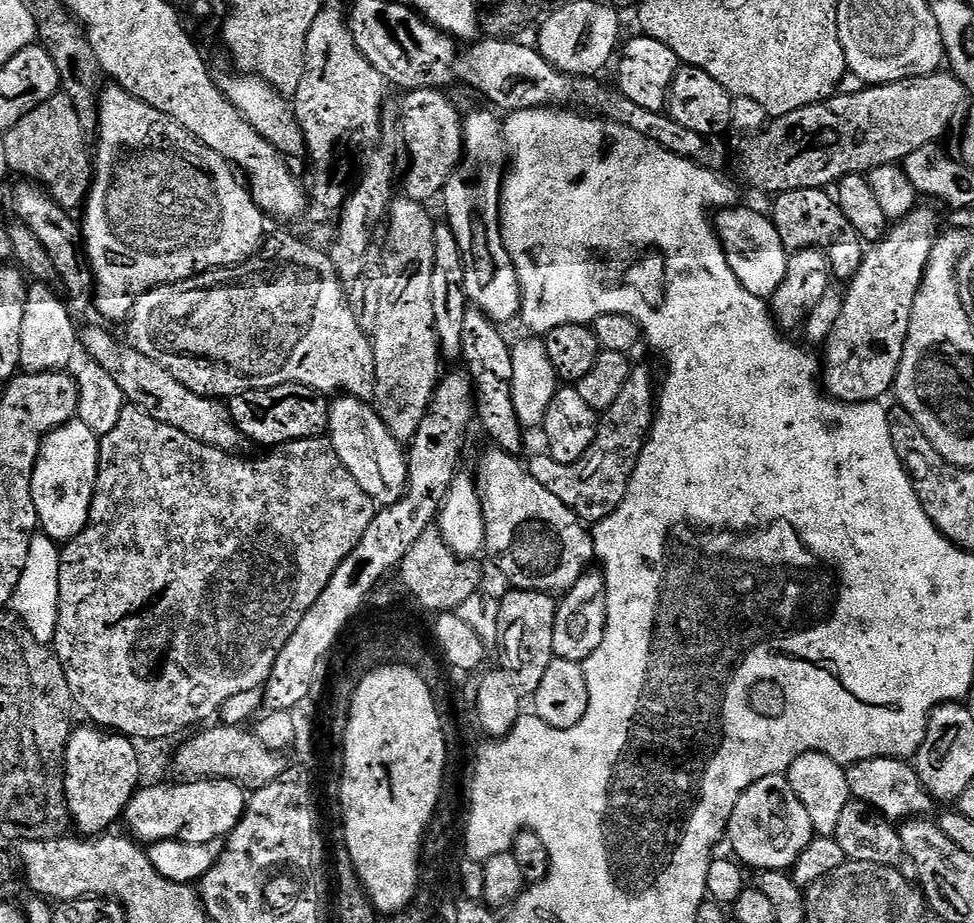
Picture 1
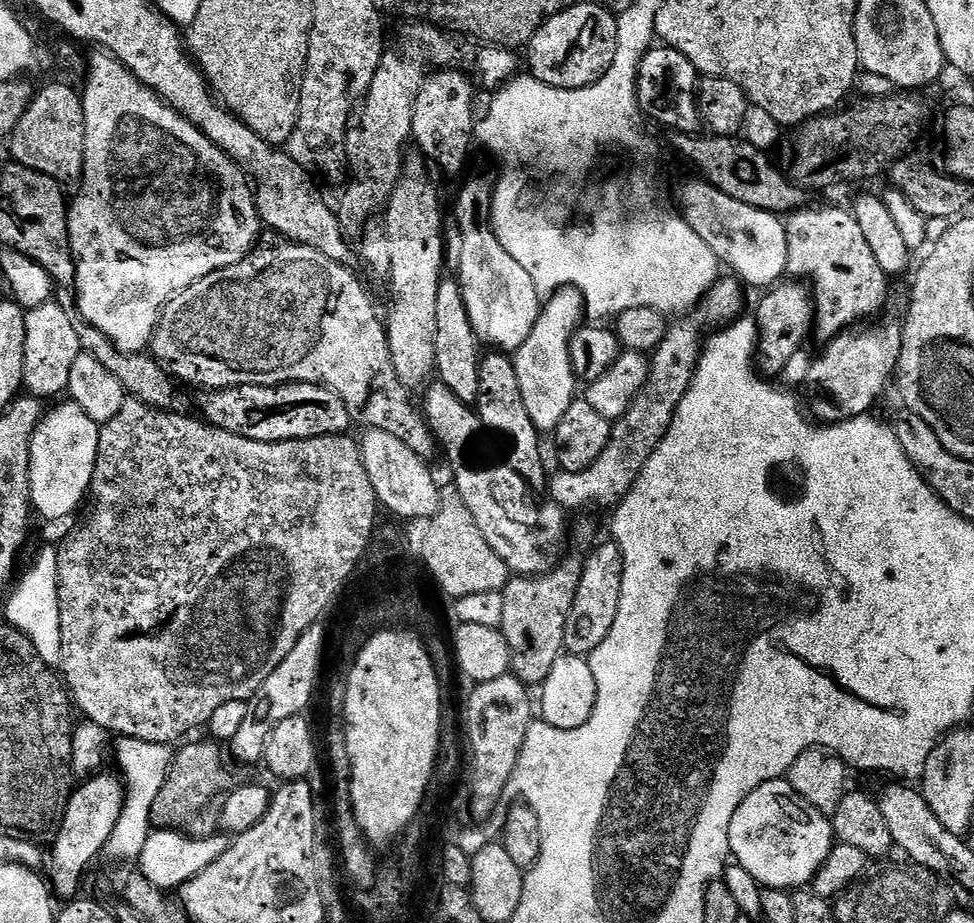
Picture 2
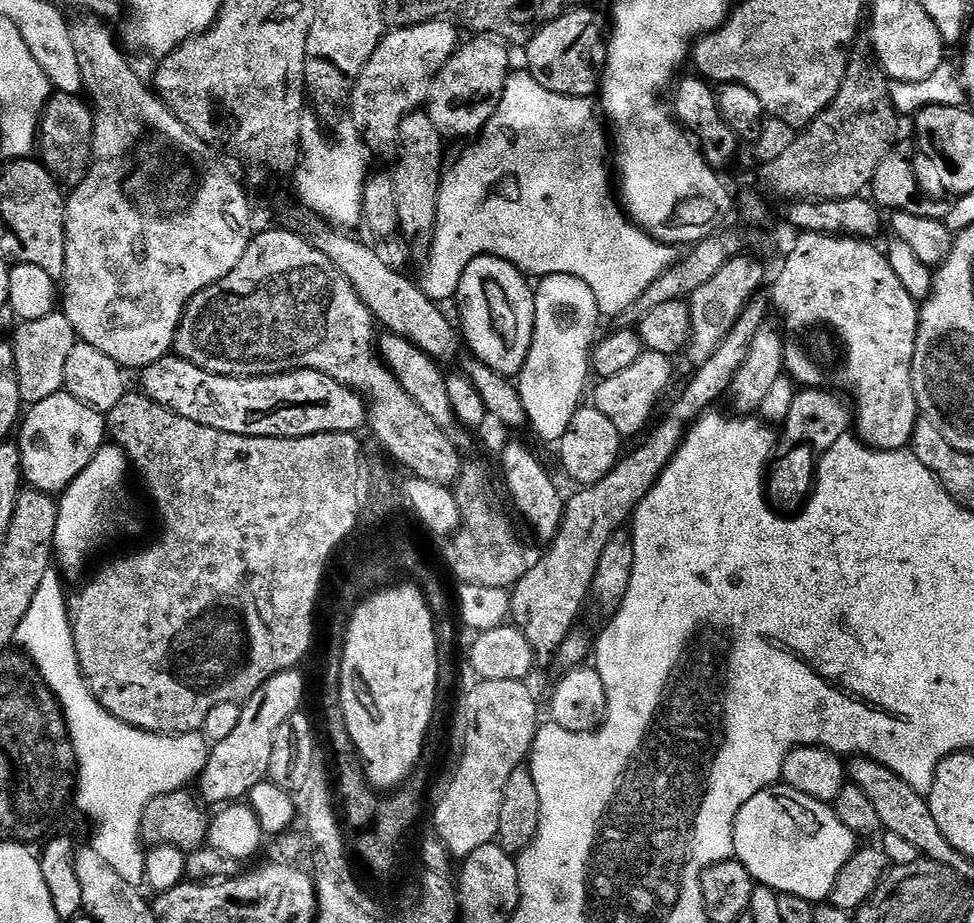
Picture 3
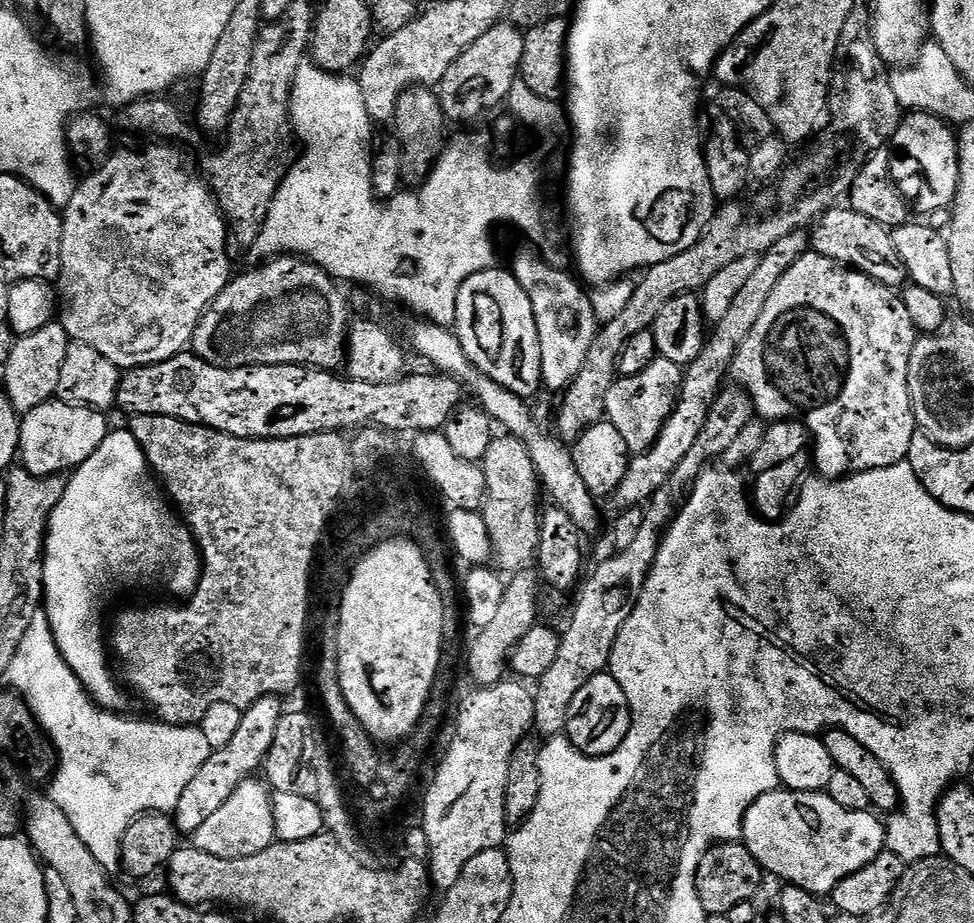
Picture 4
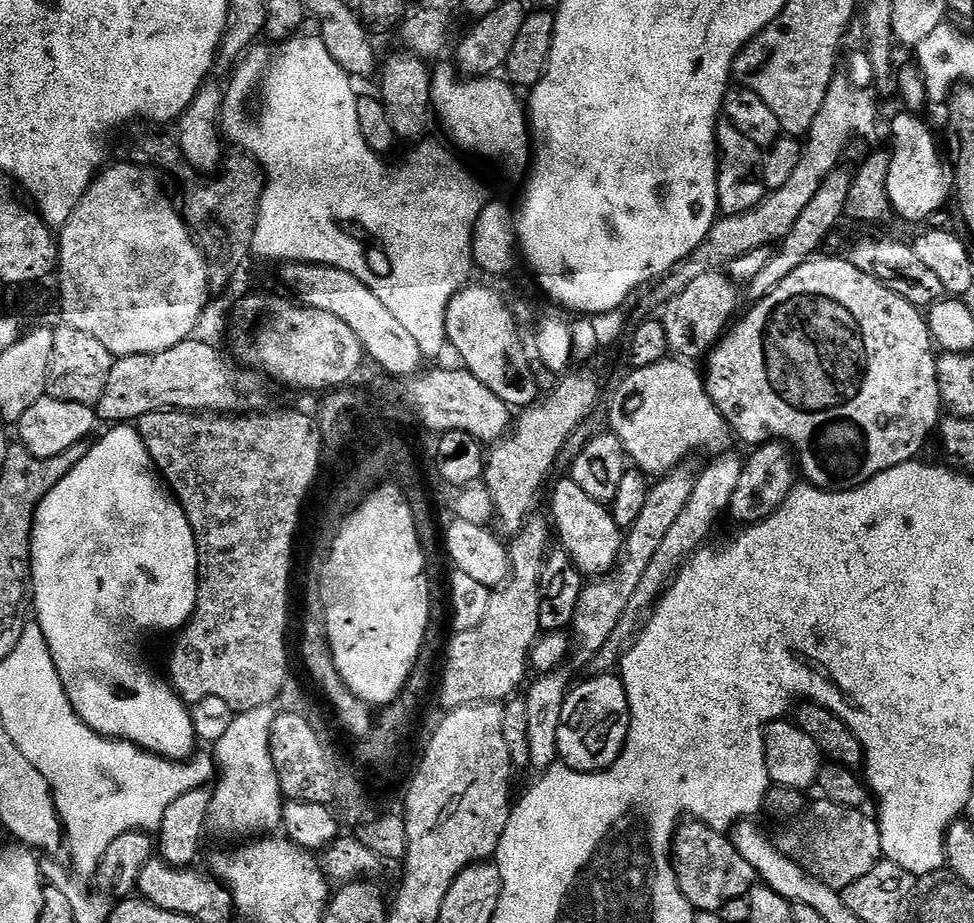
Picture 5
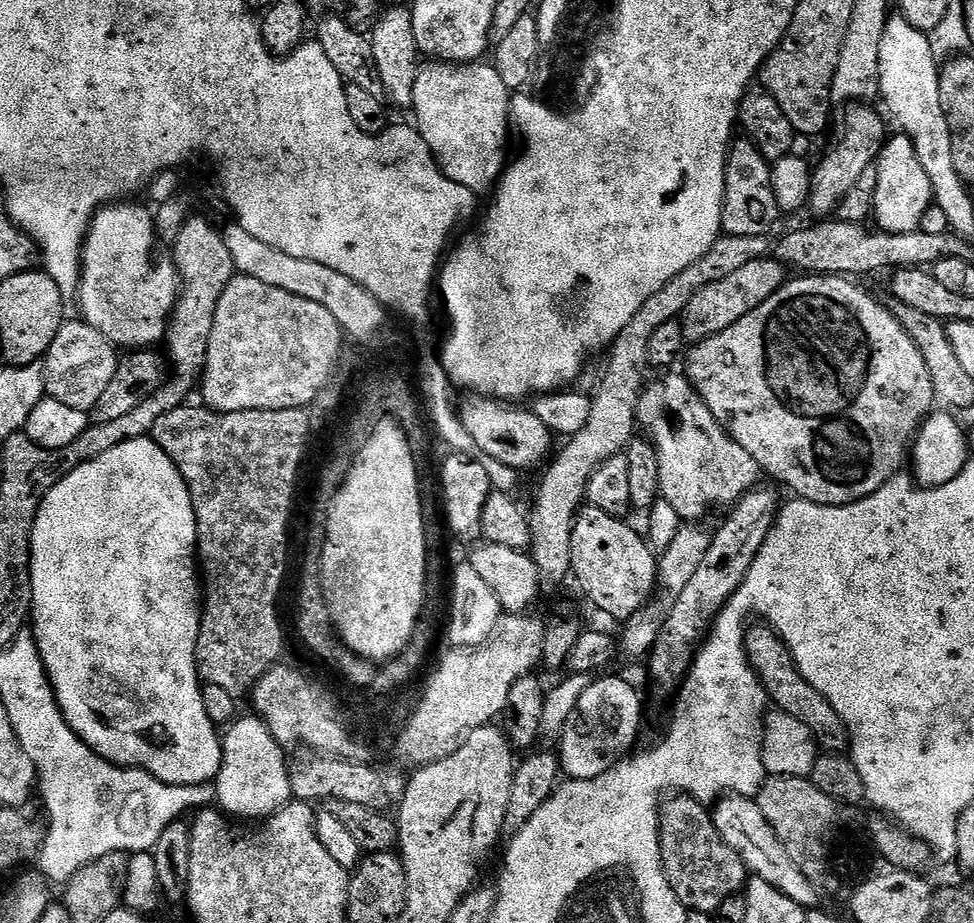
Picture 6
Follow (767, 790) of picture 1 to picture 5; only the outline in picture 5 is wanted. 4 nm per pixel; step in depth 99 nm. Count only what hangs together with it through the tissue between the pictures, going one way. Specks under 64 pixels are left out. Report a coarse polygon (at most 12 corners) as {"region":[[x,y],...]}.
{"region":[[827,802],[781,834],[784,855],[842,890],[880,863],[880,826]]}

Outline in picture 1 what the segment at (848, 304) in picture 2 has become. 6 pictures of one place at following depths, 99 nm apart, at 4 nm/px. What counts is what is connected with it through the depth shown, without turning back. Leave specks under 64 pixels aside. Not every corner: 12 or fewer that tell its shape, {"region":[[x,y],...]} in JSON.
{"region":[[823,188],[781,192],[770,219],[789,253],[821,248],[851,281],[861,236]]}

